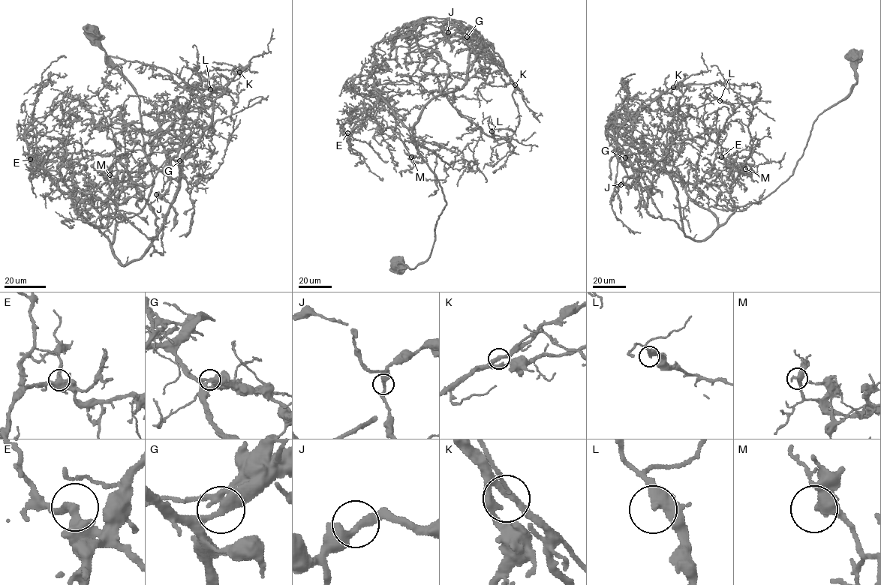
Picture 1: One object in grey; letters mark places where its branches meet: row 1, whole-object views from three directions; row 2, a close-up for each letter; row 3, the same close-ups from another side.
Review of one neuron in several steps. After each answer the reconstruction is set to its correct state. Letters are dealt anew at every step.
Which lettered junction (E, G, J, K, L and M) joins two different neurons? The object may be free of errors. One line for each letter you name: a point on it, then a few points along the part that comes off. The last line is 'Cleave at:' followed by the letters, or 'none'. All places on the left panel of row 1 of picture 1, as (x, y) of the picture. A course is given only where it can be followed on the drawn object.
Cleave at: none

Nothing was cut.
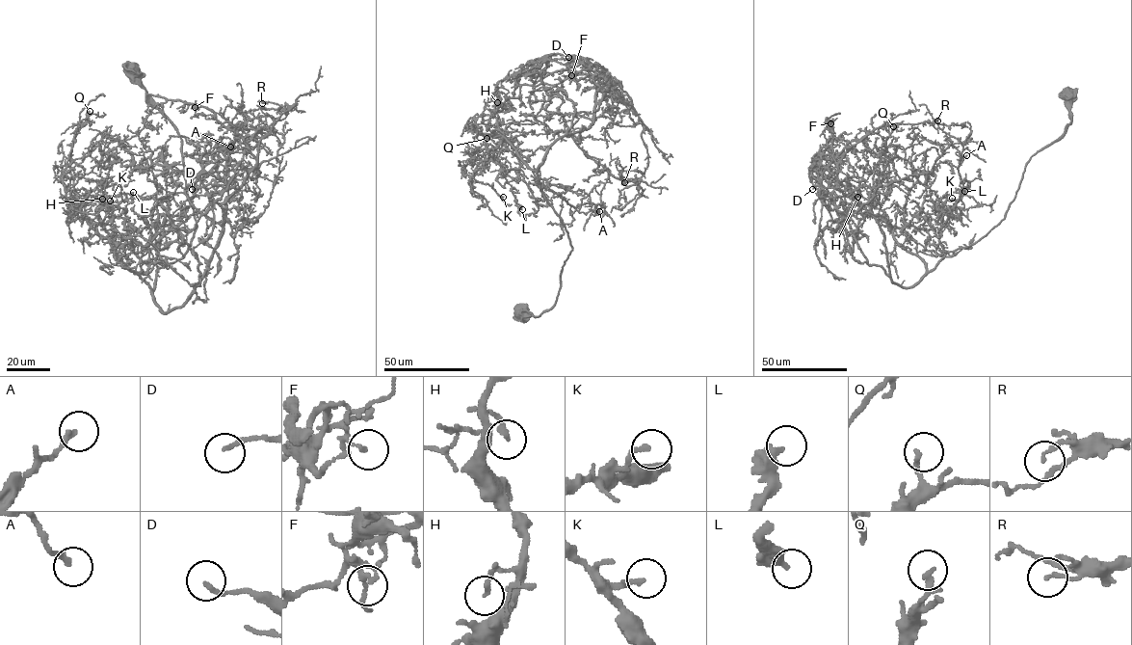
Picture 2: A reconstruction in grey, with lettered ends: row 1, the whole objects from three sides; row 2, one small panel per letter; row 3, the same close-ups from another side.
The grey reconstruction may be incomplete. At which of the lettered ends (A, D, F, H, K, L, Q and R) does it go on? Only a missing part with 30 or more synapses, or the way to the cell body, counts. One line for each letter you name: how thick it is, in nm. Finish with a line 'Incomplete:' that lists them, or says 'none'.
Incomplete: none

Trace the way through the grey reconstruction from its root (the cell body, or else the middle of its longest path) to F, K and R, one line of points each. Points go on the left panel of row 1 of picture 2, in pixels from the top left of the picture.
F: (130, 69), (181, 138), (197, 224), (157, 271), (164, 312), (198, 282), (225, 200), (256, 162), (195, 107)
K: (130, 69), (181, 138), (197, 224), (191, 246), (158, 269), (151, 291), (71, 204), (110, 201)
R: (130, 69), (181, 138), (197, 224), (157, 271), (164, 312), (198, 282), (225, 200), (292, 108), (262, 103)

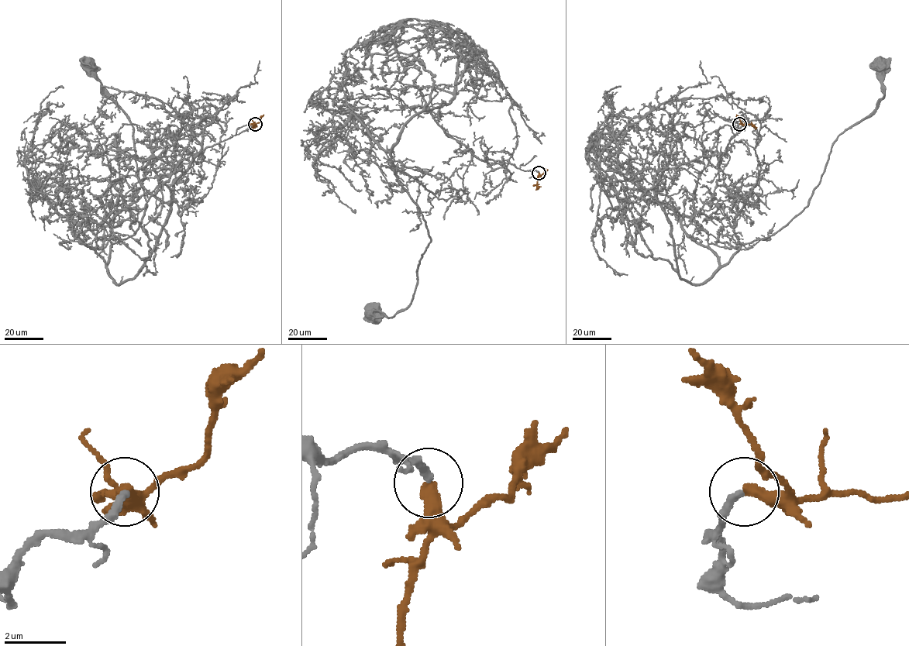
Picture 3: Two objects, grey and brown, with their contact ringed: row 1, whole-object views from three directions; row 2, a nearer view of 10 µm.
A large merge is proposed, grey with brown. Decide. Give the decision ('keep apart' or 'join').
join

